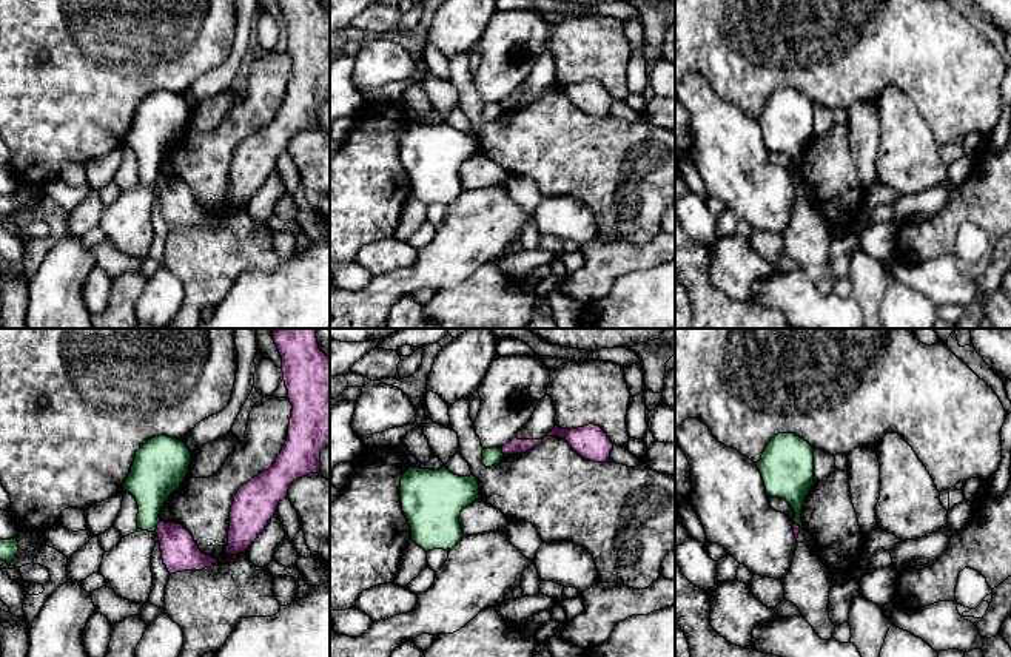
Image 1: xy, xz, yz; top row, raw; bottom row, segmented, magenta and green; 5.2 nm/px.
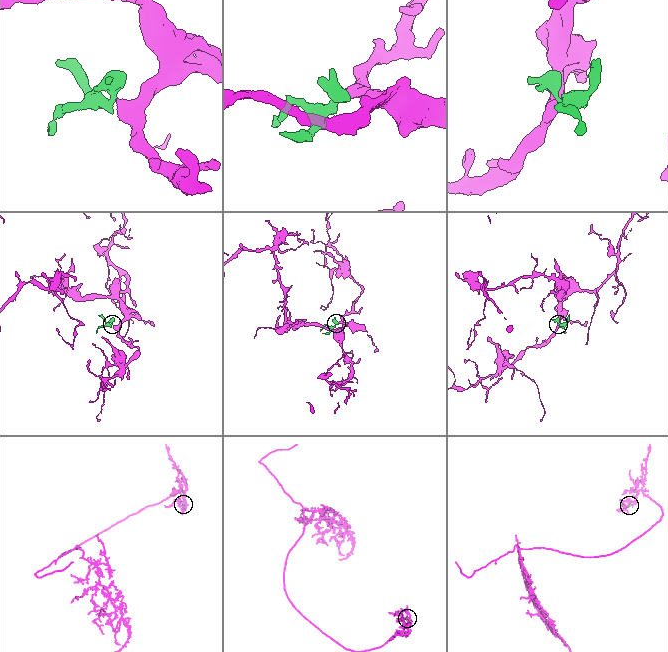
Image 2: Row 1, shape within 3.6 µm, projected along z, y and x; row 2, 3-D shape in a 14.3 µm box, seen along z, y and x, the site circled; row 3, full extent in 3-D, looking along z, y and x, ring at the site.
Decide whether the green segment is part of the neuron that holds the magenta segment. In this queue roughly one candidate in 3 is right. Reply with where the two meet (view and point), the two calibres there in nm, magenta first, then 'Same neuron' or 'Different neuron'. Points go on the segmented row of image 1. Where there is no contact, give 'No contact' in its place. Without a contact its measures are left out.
Touches magenta at xy (157, 526). Thickness 190 nm (magenta) against 240 nm. Different neuron

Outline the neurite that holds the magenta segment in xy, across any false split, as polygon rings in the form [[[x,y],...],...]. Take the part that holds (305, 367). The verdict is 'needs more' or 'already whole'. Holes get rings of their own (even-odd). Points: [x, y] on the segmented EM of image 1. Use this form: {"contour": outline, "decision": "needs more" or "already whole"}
{"contour": [[[274,328],[282,373],[293,410],[287,441],[273,466],[244,484],[231,504],[227,555],[237,555],[265,529],[293,481],[321,473],[321,450],[330,444],[330,358],[319,349],[316,328]]], "decision": "already whole"}

